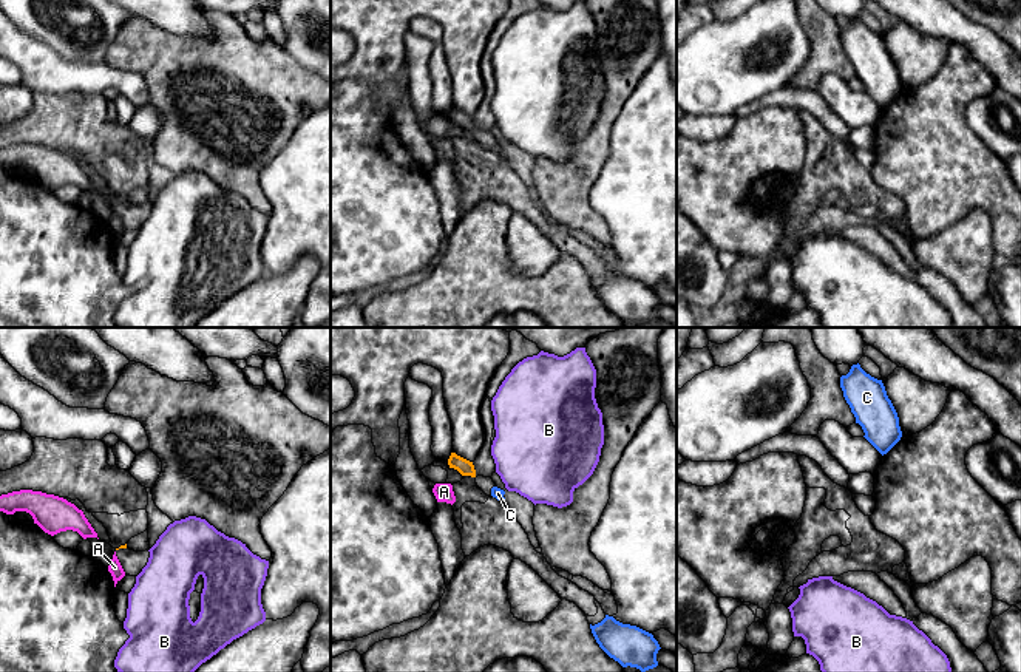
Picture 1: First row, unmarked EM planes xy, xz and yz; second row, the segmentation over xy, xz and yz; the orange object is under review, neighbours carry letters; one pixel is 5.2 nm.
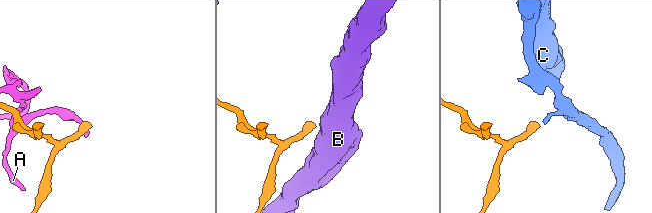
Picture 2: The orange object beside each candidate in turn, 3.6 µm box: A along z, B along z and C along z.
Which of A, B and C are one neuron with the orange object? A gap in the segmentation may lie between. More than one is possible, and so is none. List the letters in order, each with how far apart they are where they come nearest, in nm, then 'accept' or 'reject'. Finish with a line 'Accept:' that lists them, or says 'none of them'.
A: 80 nm apart; reject
B: 110 nm apart; reject
C: 110 nm apart; accept
Accept: C

